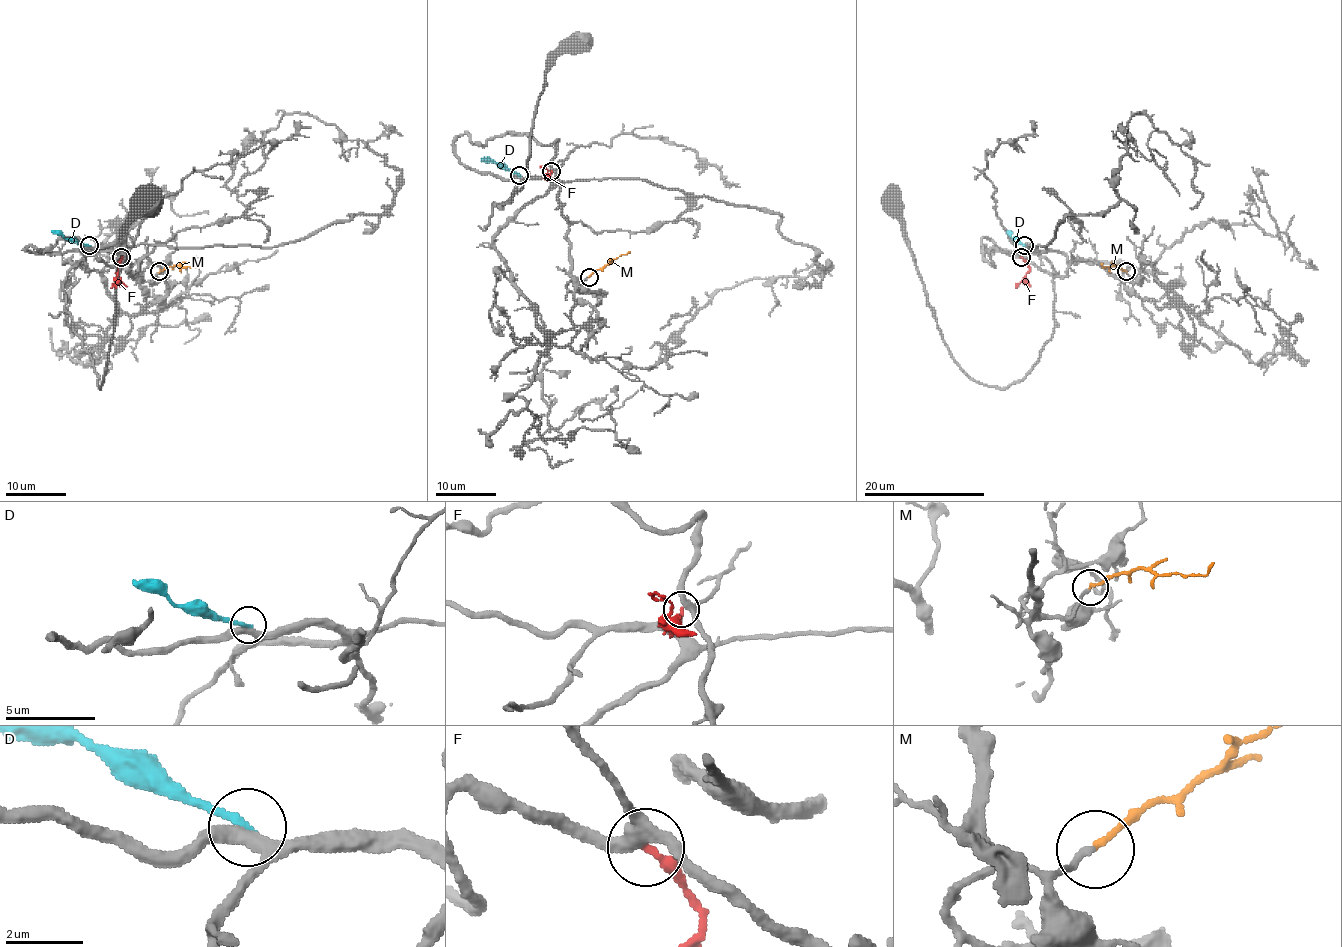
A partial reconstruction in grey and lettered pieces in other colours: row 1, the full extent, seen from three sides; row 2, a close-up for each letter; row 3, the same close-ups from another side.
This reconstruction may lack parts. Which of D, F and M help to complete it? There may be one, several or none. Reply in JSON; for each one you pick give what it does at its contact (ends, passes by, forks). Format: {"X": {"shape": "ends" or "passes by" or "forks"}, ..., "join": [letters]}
{"M": {"shape": "ends"}, "join": ["M"]}

